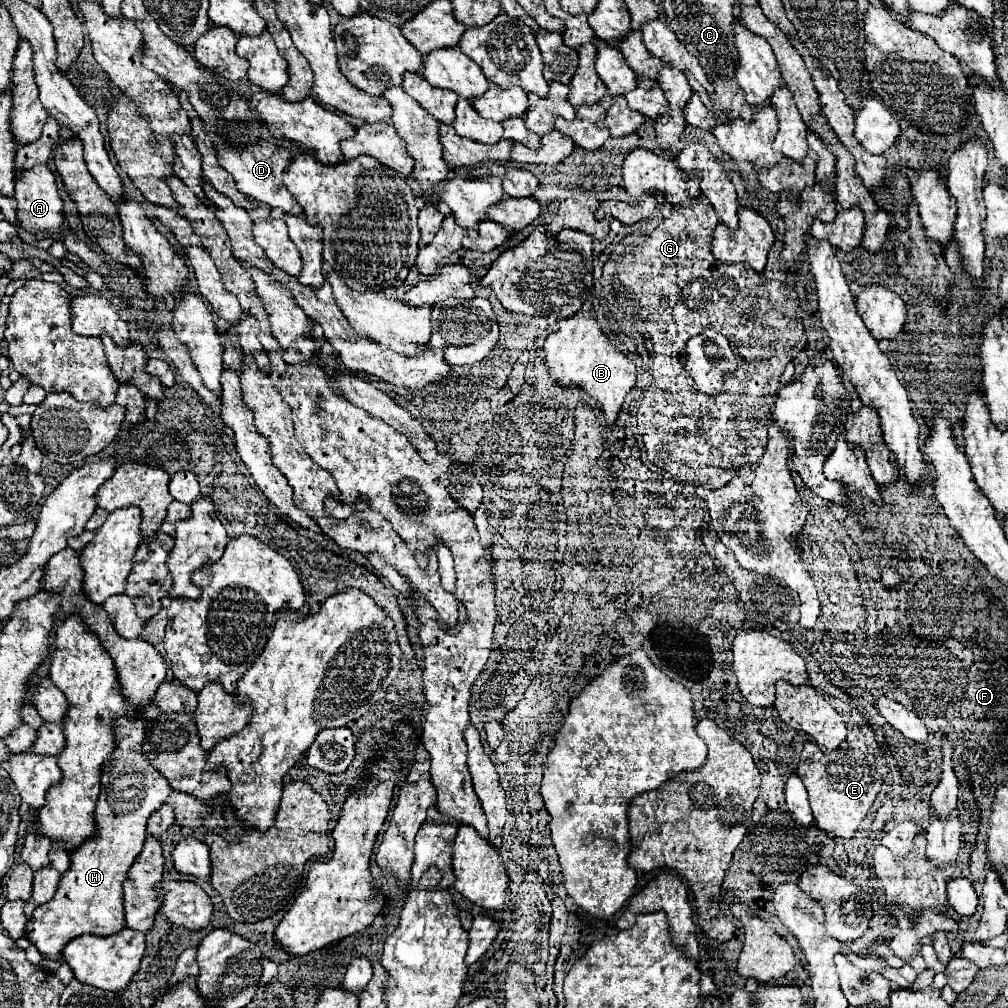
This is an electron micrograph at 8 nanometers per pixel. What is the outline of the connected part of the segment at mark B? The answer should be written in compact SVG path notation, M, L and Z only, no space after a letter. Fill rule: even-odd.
M586 303L582 309L568 319L560 319L560 331L548 335L544 343L544 365L558 379L560 387L580 387L588 397L602 409L606 421L612 425L620 413L626 393L636 385L636 367L630 359L620 353L606 335L602 335L592 305Z

